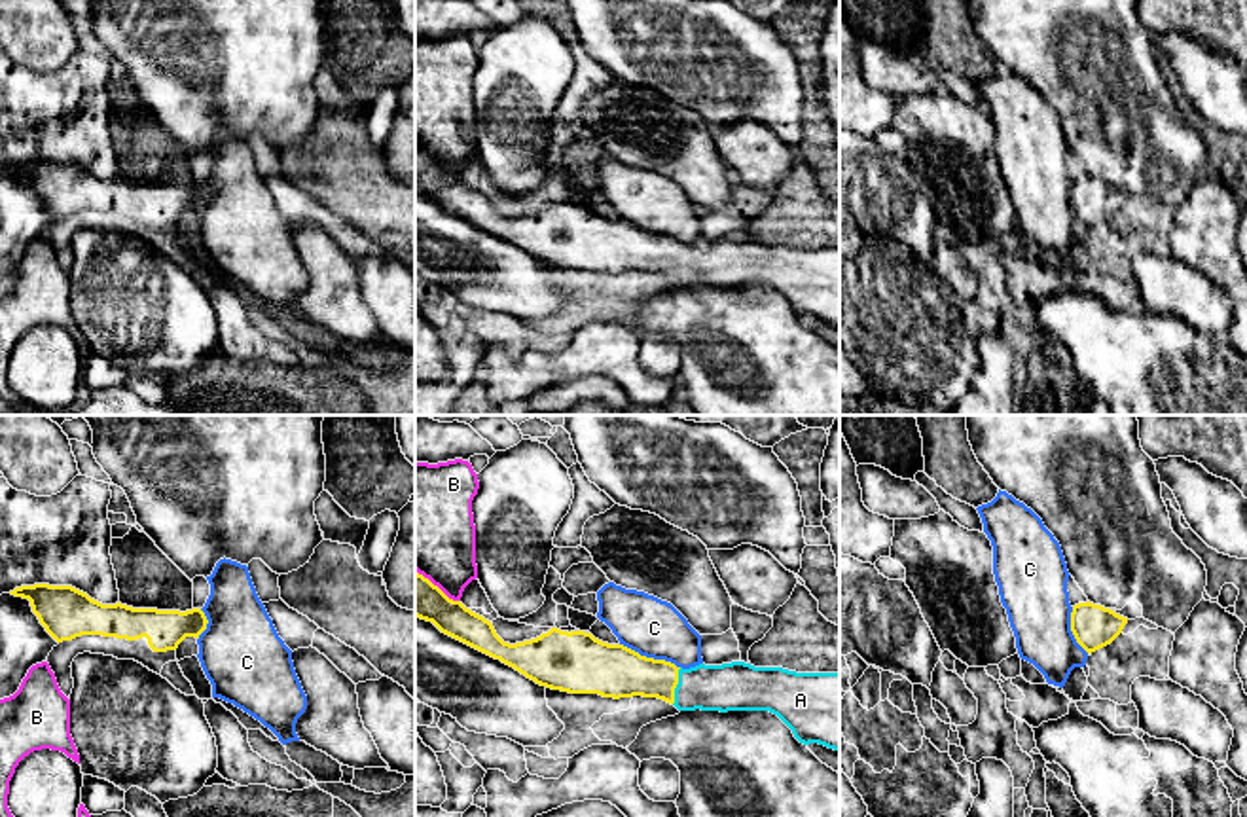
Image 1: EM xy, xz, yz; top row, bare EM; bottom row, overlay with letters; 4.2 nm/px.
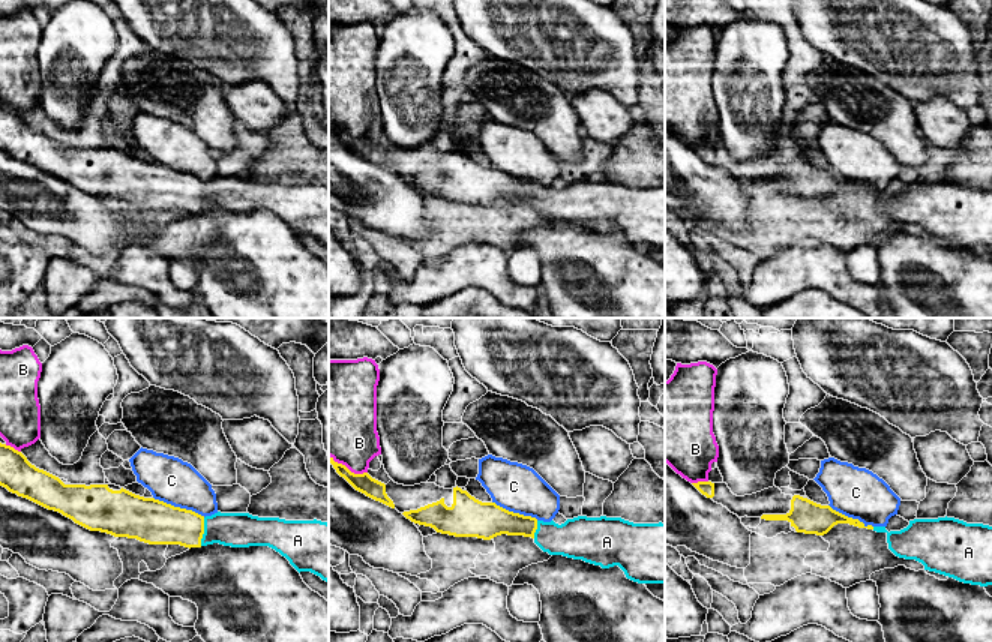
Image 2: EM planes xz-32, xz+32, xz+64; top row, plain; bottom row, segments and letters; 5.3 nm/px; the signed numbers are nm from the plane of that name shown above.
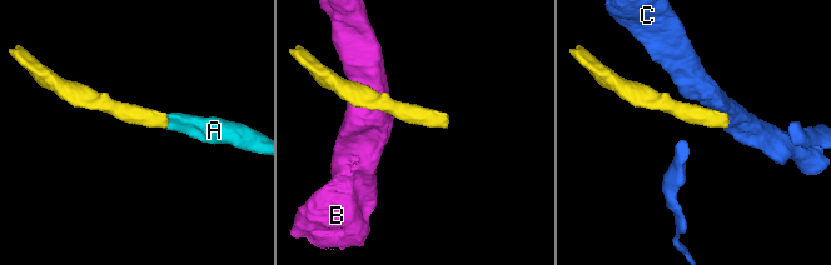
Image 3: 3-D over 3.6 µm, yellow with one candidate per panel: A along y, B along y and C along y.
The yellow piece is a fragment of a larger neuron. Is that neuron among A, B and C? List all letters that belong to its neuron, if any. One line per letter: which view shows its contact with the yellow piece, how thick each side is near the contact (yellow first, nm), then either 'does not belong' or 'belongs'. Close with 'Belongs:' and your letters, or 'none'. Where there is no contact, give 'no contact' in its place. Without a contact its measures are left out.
A: contact in xz; calibres 220 and 200 nm; belongs
B: contact in xz; calibres 180 and 380 nm; does not belong
C: contact in xz; calibres 220 and 240 nm; does not belong
Belongs: A

